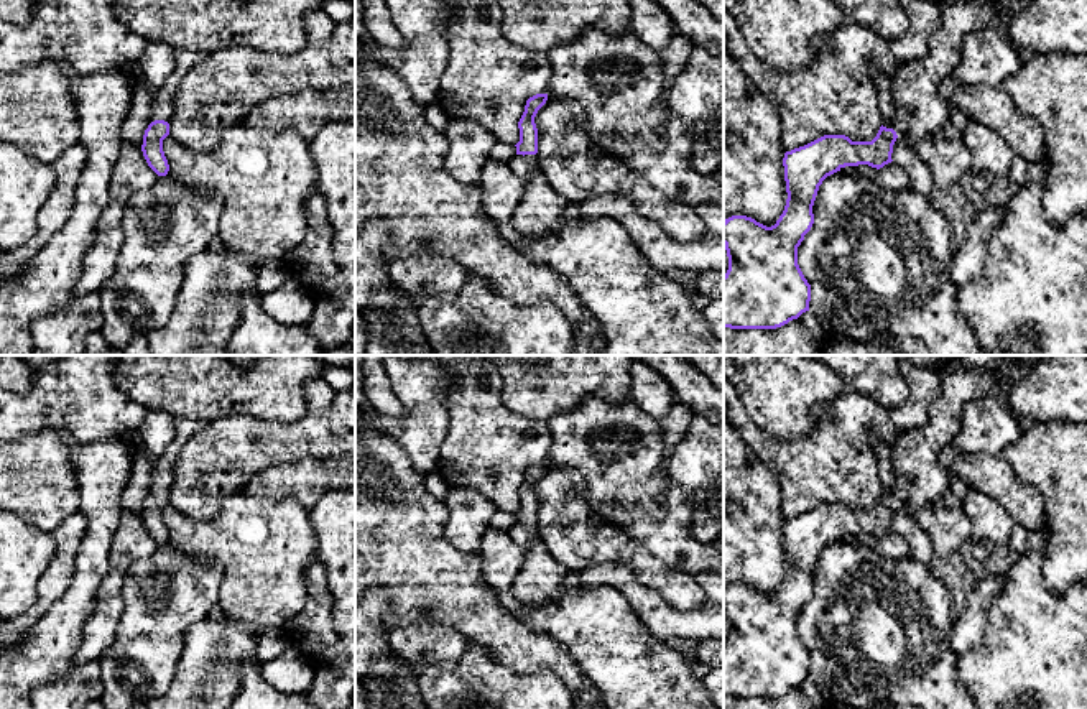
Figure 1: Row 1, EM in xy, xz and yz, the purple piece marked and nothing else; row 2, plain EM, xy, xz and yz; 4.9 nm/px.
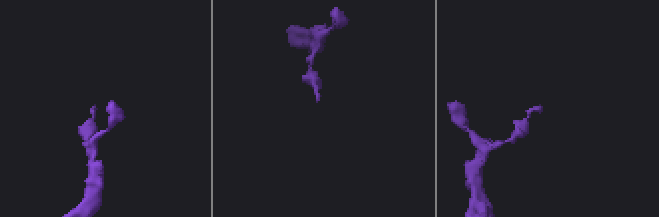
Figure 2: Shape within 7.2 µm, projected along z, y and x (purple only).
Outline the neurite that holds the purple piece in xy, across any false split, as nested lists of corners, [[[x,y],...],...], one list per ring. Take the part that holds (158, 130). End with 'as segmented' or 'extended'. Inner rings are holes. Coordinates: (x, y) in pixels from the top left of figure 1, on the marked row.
[[[178,49],[174,54],[174,69],[153,94],[150,125],[143,135],[141,151],[148,166],[158,174],[166,176],[169,171],[163,151],[163,140],[169,135],[169,120],[174,109],[174,95],[181,79],[207,54]]] | extended

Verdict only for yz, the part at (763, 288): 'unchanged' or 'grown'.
grown

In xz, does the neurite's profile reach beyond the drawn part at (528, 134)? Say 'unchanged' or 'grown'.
grown

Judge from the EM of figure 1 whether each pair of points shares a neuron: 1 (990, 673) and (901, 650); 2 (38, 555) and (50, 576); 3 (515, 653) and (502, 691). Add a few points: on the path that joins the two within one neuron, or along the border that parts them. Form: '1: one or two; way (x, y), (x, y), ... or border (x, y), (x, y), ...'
1: two; border (956, 658), (956, 678), (967, 691)
2: two; border (56, 550), (40, 576), (38, 596), (32, 604)
3: two; border (477, 645), (487, 647), (515, 671), (548, 671)

